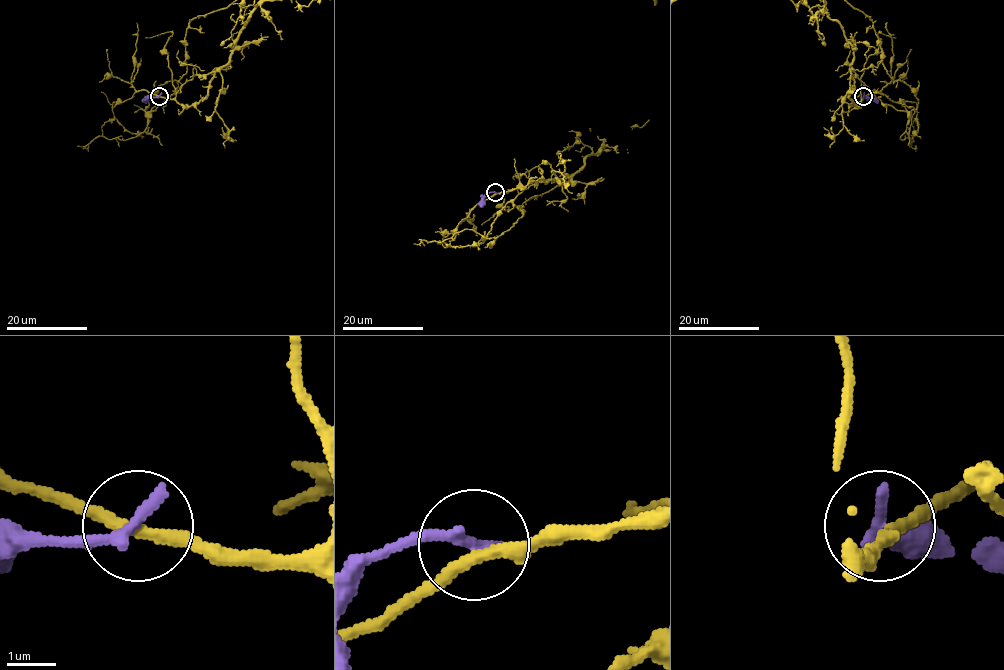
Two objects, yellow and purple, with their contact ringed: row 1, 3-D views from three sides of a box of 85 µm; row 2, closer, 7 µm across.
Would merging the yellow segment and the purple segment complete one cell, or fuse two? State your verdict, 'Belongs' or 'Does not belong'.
Does not belong

